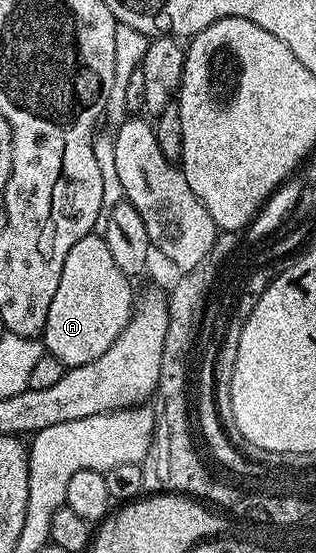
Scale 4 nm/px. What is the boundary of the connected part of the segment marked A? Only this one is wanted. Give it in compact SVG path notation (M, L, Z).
M102 236L77 239L77 243L69 247L69 255L65 255L61 283L57 283L57 295L53 295L53 307L49 307L49 319L41 334L46 352L61 359L65 367L101 359L131 318L133 296L127 281L130 281L128 274L113 263L113 254Z

